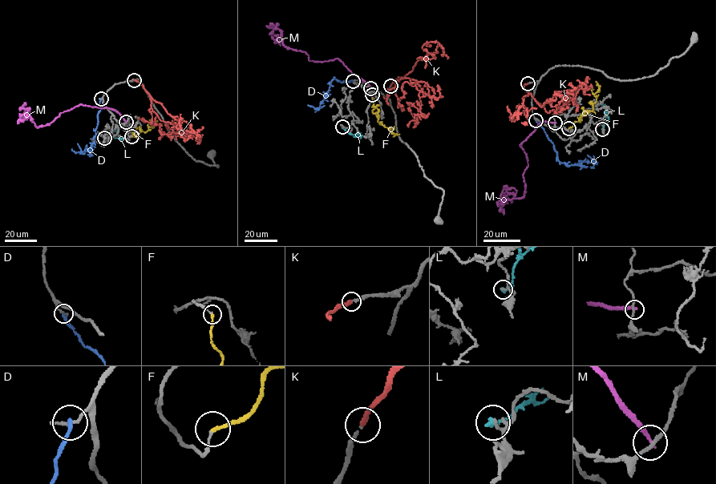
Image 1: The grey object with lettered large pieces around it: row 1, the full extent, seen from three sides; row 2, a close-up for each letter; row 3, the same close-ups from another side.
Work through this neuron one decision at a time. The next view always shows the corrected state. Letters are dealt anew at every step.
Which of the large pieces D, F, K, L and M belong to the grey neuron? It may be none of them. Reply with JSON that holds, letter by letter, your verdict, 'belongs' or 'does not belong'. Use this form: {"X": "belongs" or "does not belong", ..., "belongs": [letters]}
{"D": "does not belong", "F": "belongs", "K": "belongs", "L": "does not belong", "M": "does not belong", "belongs": ["F", "K"]}

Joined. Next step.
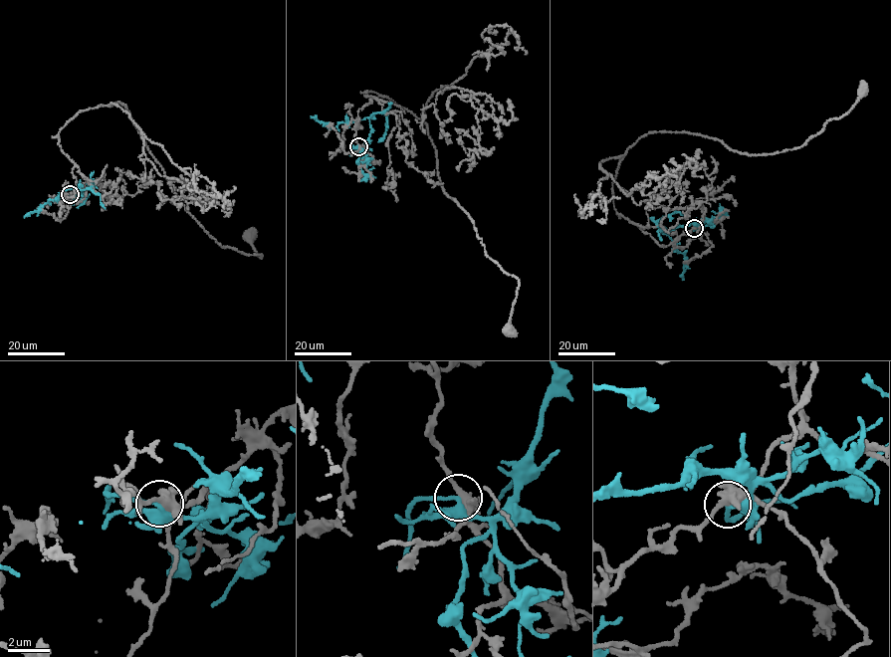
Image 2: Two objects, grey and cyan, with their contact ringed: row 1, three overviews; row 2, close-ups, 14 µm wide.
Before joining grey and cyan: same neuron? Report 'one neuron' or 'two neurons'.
two neurons

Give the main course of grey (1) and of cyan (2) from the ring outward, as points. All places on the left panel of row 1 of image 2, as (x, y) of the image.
1: (69, 194), (74, 163), (61, 129), (77, 112), (119, 102), (210, 236), (262, 257), (249, 236)
2: (69, 194), (75, 196), (80, 189), (64, 190), (55, 200), (50, 200), (39, 210), (24, 217)

